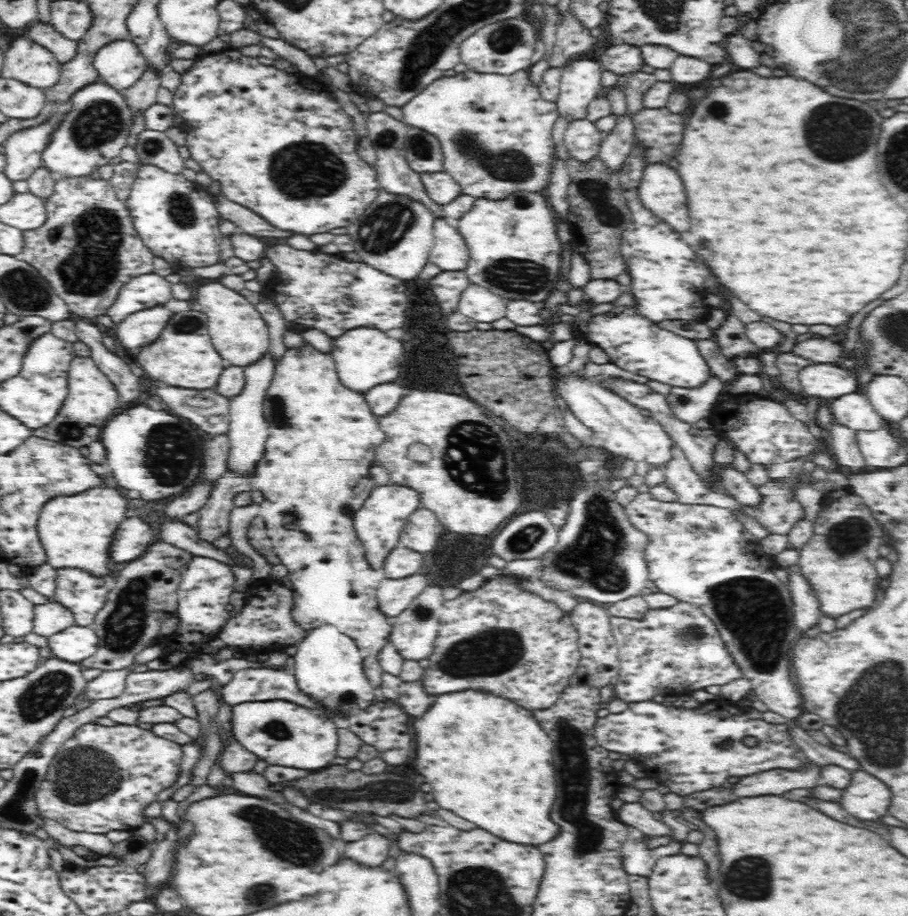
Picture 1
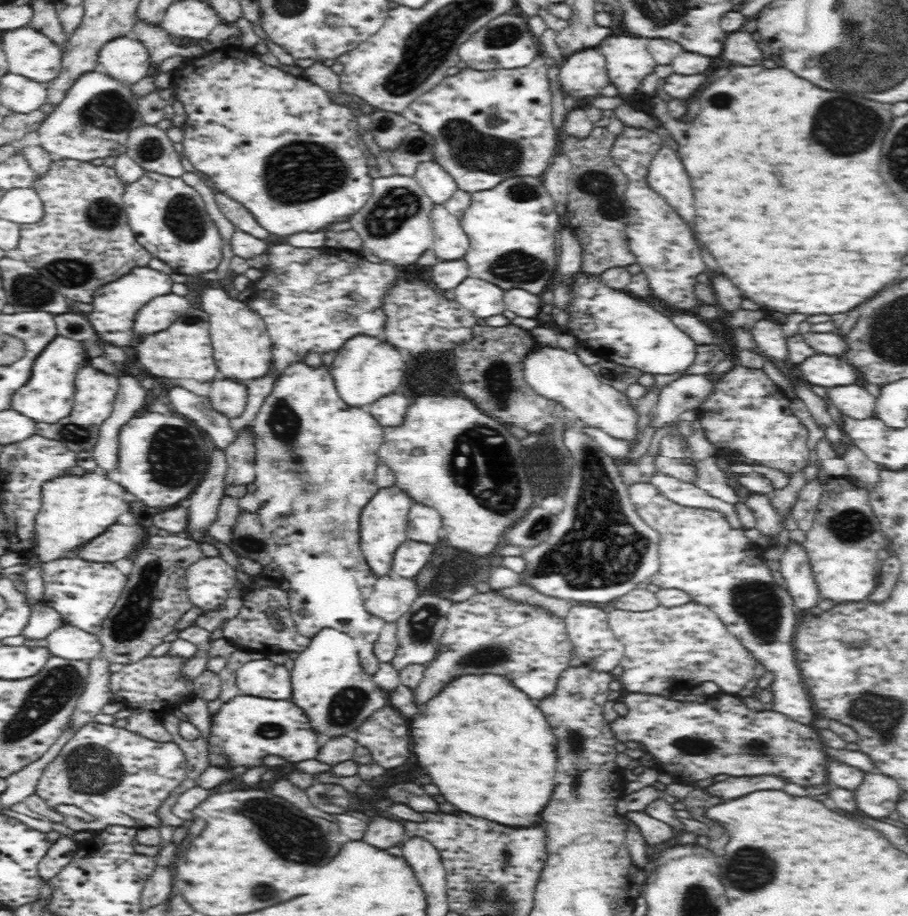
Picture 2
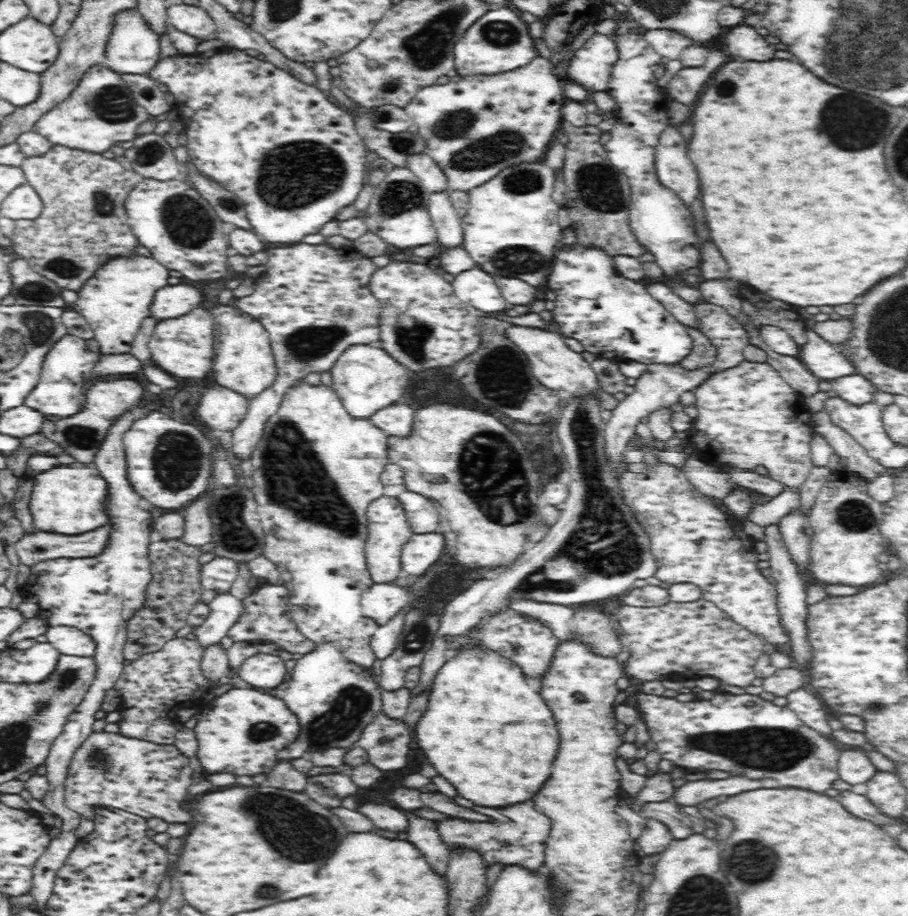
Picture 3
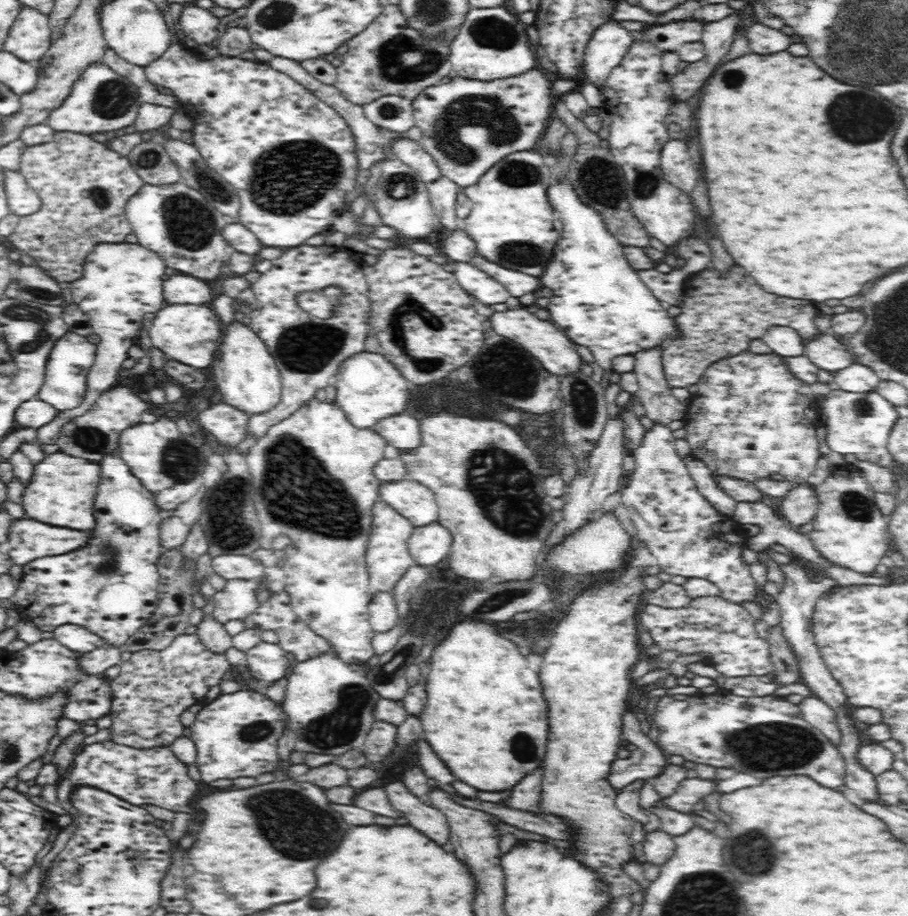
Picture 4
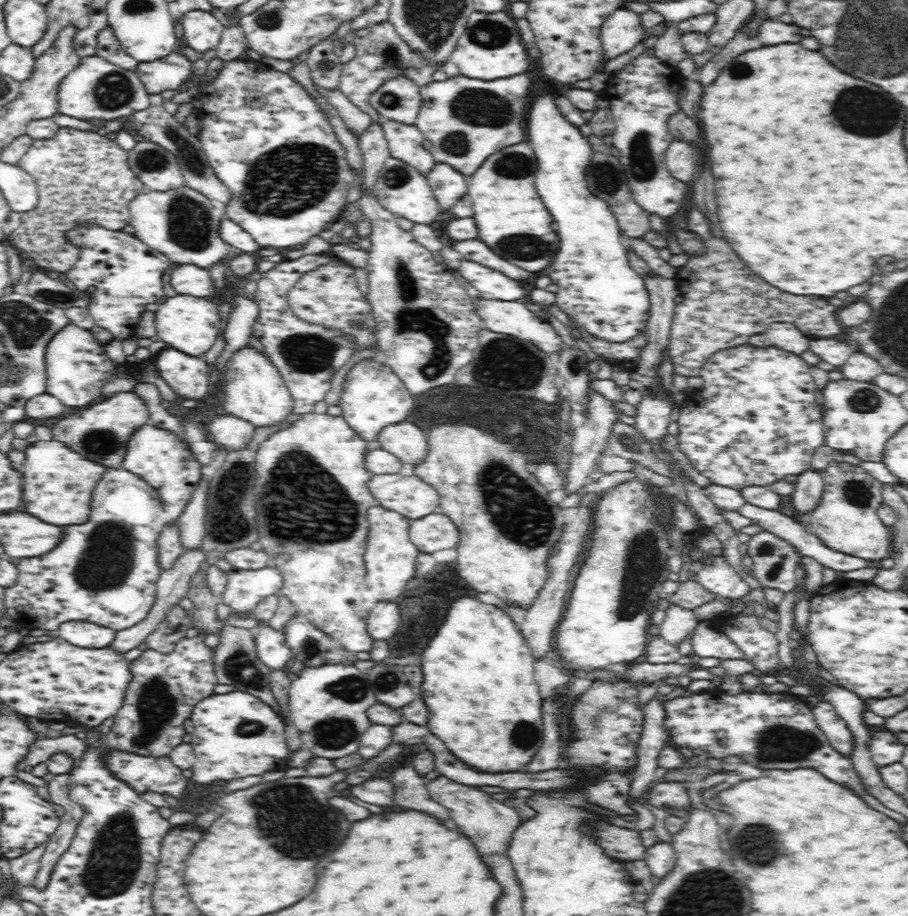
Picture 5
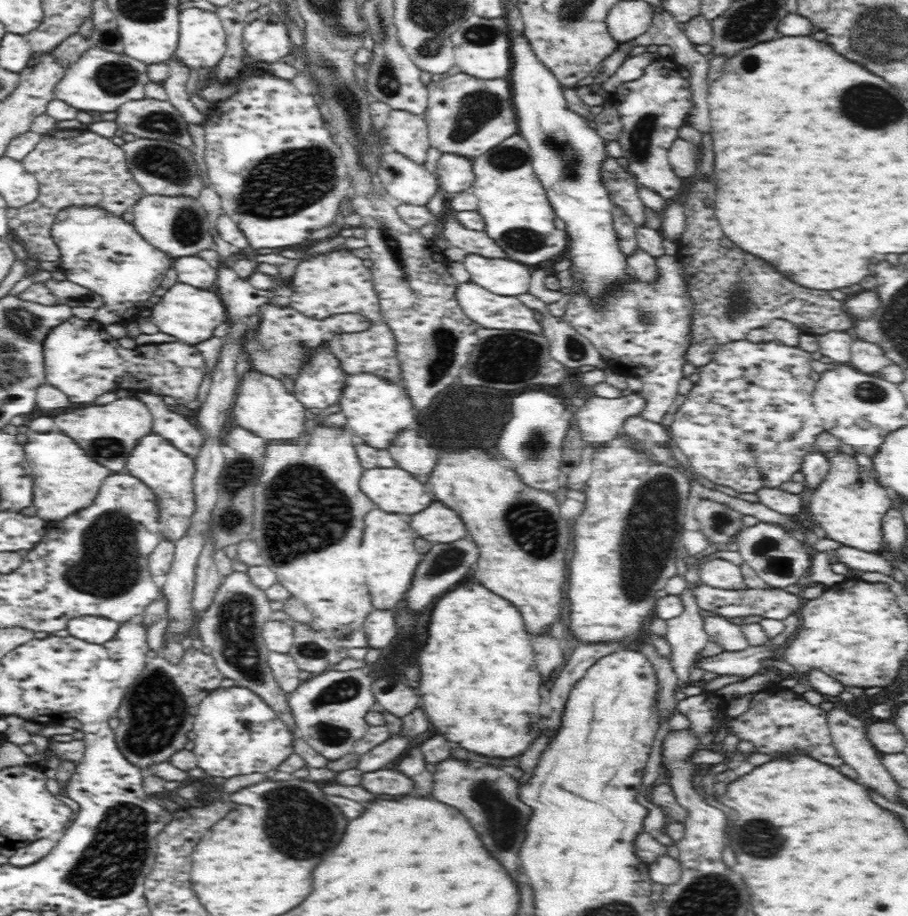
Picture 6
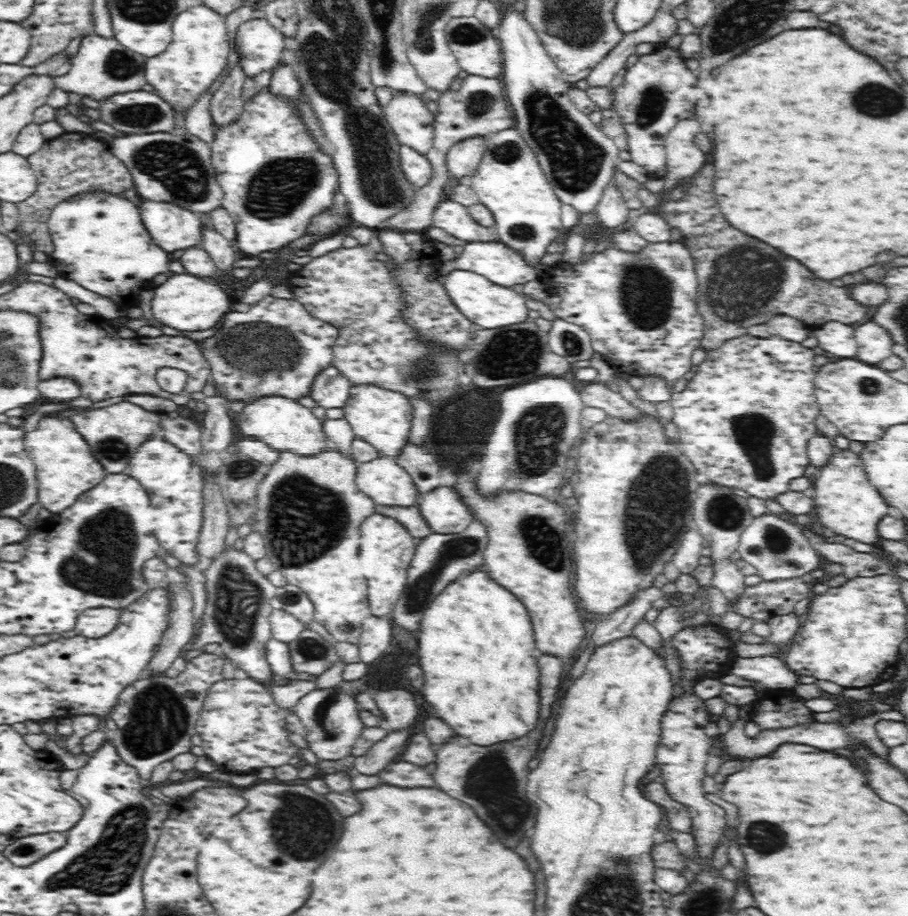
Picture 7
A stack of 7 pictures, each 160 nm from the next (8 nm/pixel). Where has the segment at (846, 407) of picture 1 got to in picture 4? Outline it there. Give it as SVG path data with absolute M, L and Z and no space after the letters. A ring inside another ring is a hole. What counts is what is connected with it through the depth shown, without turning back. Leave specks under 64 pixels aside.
M855 361L850 366L833 373L833 376L839 390L846 392L870 392L880 382L879 376L871 368Z

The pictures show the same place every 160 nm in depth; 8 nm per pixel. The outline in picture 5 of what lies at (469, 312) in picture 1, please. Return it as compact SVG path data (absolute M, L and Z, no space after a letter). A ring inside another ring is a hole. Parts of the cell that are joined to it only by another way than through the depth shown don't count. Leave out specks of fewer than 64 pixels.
M464 259L459 268L462 276L486 299L500 301L518 301L527 298L529 292L525 284L506 277L506 274L494 269L482 267L481 264Z

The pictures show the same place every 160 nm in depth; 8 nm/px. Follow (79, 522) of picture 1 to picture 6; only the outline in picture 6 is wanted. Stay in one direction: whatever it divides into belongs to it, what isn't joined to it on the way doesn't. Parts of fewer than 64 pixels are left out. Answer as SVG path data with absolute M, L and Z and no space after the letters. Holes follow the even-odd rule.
M30 432L24 450L34 476L32 504L45 521L62 520L64 516L74 515L82 511L82 508L90 506L94 496L98 494L102 480L110 474L108 468L102 468L102 464L94 462L74 440L62 436L62 432Z

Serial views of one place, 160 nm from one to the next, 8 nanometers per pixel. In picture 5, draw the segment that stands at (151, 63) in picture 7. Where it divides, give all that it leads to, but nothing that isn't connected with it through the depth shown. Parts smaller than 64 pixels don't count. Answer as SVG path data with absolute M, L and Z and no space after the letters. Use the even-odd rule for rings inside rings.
M191 10L182 14L185 42L195 52L214 50L220 42L225 26L209 11Z

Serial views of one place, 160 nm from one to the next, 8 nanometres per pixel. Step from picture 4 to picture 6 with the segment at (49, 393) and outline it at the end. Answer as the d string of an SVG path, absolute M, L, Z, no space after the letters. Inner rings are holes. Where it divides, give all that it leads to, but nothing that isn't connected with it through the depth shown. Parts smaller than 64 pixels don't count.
M72 315L52 328L43 344L46 382L60 388L72 404L94 402L104 392L142 390L178 398L178 404L196 400L207 372L204 358L194 345L182 342L147 344L126 350L96 320L80 320Z

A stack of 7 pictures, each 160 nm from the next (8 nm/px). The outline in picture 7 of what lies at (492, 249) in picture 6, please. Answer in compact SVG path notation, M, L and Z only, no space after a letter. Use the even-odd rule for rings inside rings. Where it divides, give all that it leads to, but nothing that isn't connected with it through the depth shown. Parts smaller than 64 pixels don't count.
M448 198L440 200L436 204L433 212L433 221L431 226L438 226L446 230L448 234L465 240L466 243L477 240L477 242L486 242L486 240L498 240L494 228L486 228L478 224L472 215L468 212L466 206Z

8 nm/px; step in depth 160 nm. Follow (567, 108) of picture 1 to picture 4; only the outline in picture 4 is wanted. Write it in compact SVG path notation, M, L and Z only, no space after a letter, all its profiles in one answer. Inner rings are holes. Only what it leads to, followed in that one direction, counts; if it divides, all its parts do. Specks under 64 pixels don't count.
M610 19L601 24L587 42L583 56L583 78L600 87L628 54L634 38L631 32Z

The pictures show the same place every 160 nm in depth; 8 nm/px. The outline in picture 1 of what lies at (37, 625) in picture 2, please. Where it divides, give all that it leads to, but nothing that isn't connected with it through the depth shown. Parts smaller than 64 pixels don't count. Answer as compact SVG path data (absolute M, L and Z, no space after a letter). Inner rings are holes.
M49 600L44 604L34 604L33 613L32 632L46 639L75 624L72 612L56 601Z

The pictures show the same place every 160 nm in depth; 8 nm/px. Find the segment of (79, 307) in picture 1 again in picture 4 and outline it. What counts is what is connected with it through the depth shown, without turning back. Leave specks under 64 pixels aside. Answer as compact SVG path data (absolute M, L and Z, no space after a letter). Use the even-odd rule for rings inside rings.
M57 132L54 140L36 146L27 146L22 152L19 171L26 182L41 198L41 206L33 215L22 216L8 240L20 253L25 252L36 260L44 273L59 282L76 282L82 279L86 255L100 243L124 242L132 232L125 215L127 200L134 196L145 182L138 176L128 157L76 132Z

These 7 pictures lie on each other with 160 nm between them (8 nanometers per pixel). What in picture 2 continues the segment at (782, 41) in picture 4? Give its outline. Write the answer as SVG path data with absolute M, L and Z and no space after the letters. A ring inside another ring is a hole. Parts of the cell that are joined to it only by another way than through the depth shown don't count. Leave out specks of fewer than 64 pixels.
M732 32L726 38L726 48L722 50L722 56L742 66L756 66L764 60L764 54L758 48L758 42L754 42L752 34L748 32Z

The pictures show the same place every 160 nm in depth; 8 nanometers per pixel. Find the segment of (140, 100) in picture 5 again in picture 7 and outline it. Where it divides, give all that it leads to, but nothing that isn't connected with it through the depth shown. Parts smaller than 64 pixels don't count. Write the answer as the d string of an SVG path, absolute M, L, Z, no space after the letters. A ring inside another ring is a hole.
M95 33L86 35L81 38L78 52L71 60L72 70L54 77L54 87L86 94L94 100L109 99L118 92L138 91L146 84L145 60L145 56L128 50L115 38L104 38Z

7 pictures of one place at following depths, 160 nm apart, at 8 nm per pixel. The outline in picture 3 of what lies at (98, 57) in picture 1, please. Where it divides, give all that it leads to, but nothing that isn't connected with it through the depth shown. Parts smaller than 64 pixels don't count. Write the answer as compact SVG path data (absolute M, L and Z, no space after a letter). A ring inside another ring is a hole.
M126 8L117 13L114 29L106 43L105 56L109 68L120 76L148 75L160 59L160 34L150 28L137 8Z

